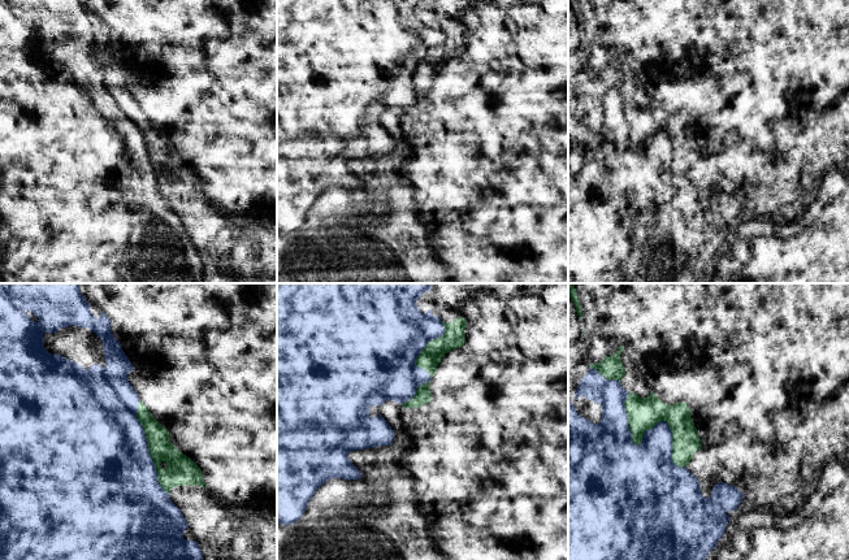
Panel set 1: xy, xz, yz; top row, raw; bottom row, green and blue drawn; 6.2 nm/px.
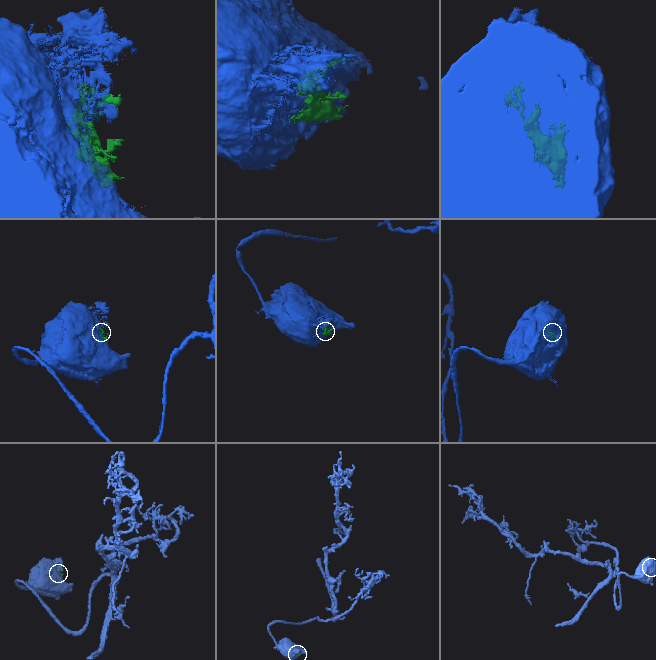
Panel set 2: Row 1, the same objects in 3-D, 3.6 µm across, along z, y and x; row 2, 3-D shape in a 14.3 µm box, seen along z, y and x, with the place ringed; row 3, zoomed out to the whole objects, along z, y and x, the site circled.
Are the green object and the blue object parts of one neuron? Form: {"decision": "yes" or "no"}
{"decision": "no"}

